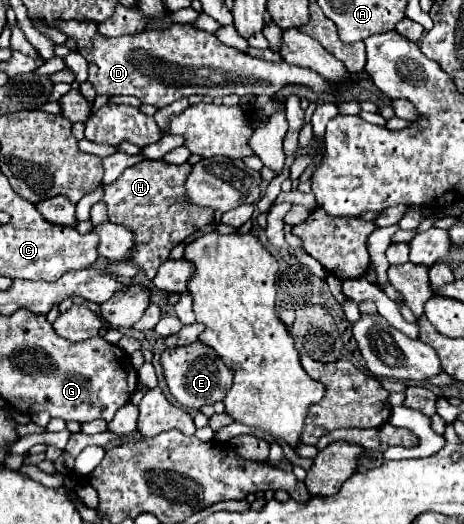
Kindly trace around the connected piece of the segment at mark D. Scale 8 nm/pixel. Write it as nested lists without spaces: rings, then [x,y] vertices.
[[[57,21],[57,29],[67,37],[77,39],[79,53],[89,61],[89,83],[99,95],[133,95],[141,103],[155,107],[167,107],[169,103],[189,97],[189,95],[277,95],[285,85],[305,85],[315,93],[333,93],[339,87],[321,79],[315,71],[305,67],[289,65],[285,61],[263,61],[245,53],[239,53],[233,47],[223,45],[213,33],[199,31],[185,25],[173,25],[165,31],[145,31],[139,35],[125,35],[107,39],[97,33],[97,25],[91,21]]]

